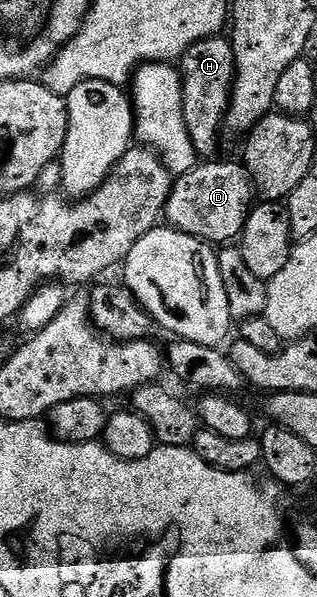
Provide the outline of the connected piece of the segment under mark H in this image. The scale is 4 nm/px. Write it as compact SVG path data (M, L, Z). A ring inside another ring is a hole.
M225 35L209 36L192 46L182 55L180 61L182 74L182 93L184 94L184 118L188 126L188 138L192 138L192 146L199 157L214 158L219 155L218 139L224 136L226 111L230 109L230 95L234 89L234 75L236 74L236 58L234 46Z

